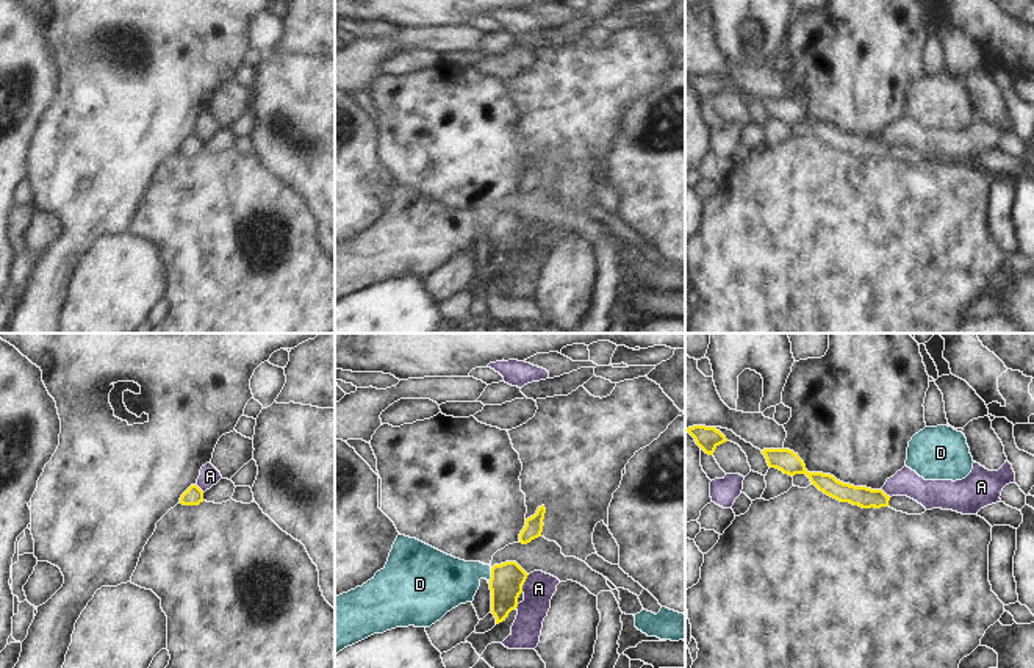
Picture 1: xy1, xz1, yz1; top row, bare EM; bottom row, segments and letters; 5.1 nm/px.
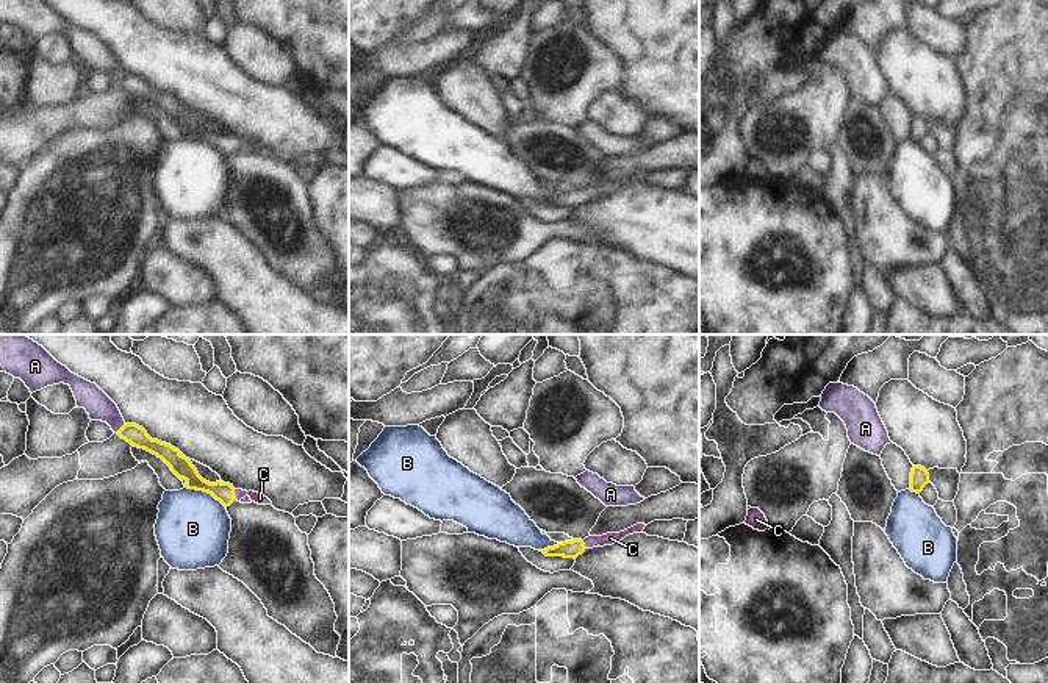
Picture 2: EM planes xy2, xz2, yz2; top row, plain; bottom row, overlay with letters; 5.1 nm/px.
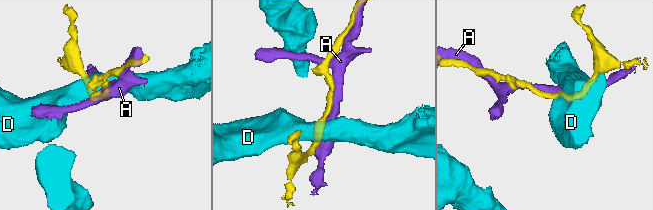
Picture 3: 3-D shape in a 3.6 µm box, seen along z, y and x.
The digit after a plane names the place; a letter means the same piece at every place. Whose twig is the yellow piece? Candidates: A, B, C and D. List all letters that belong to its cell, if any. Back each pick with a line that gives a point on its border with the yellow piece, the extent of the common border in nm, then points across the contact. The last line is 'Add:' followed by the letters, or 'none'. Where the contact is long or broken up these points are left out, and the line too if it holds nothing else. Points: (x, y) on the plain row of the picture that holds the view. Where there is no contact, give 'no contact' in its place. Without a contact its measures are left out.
C: meets yellow in xy2 at (233, 144); contact 60 nm long; runs through xy2 (224, 143), (233, 144), (252, 144), (260, 149)
Add: C

